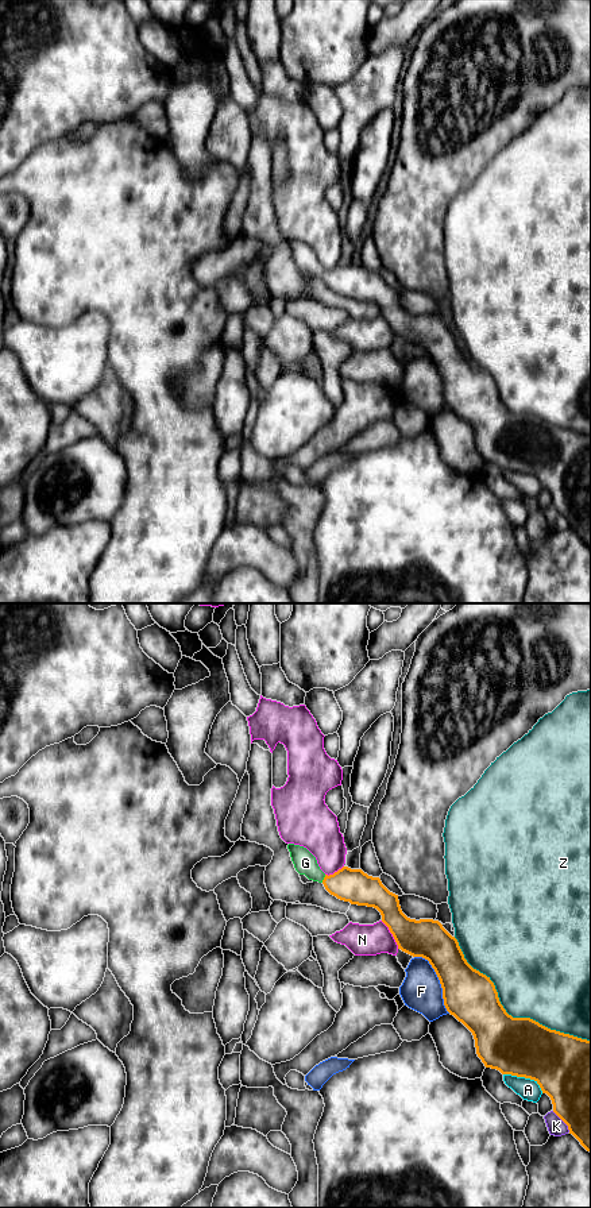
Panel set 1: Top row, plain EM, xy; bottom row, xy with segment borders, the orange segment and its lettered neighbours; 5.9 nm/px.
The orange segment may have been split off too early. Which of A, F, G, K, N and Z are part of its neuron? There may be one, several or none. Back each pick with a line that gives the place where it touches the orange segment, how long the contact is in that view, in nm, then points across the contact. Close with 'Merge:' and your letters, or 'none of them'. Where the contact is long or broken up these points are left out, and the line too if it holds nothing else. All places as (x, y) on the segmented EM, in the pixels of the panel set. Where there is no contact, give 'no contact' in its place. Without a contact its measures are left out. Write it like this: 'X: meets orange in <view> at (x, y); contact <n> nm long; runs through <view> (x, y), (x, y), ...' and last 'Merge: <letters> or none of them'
G: meets orange in xy at (324, 879); contact 50 nm long; runs through xy (354, 886), (335, 884), (324, 879), (305, 863)
Merge: G

